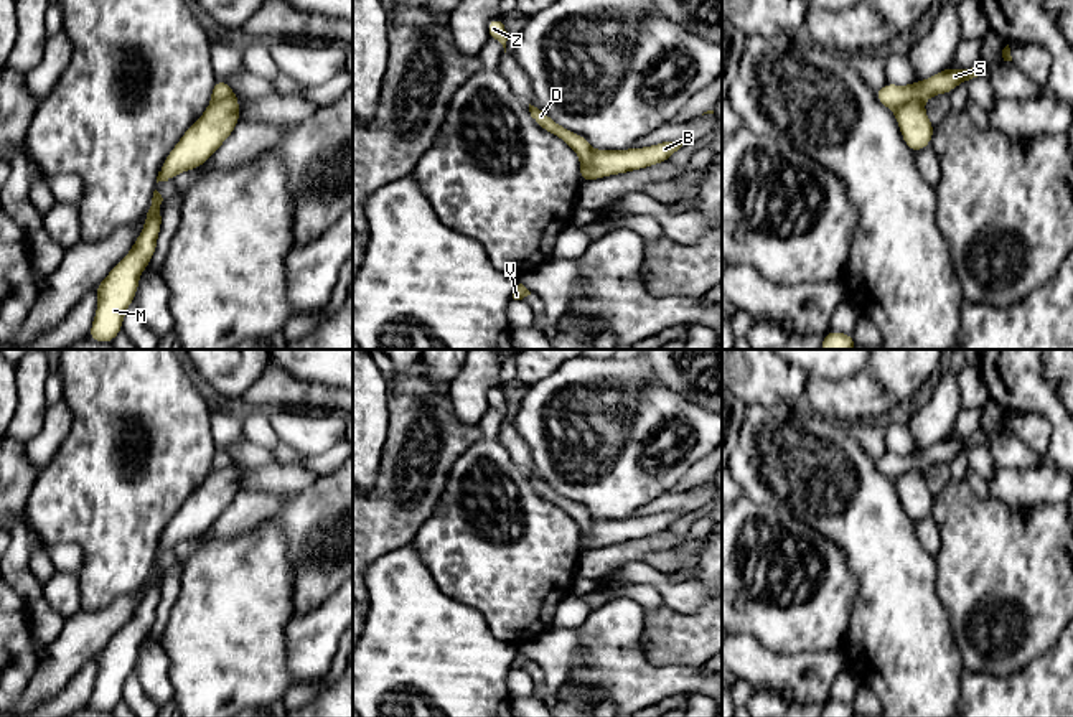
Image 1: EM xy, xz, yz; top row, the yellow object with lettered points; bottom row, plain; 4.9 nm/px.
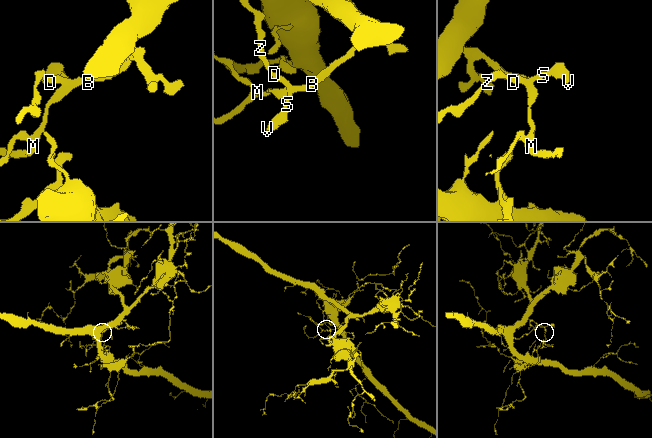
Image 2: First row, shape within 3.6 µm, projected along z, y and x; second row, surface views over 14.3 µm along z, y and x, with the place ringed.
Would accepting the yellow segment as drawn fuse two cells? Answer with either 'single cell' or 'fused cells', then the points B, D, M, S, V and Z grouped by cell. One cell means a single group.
single cell | B D M S V Z

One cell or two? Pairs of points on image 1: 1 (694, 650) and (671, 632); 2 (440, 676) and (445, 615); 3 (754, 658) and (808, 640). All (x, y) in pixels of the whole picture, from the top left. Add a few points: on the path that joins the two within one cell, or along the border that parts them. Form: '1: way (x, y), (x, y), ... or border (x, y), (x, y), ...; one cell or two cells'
1: way (689, 645), (676, 637); one cell
2: way (440, 661), (440, 630); one cell
3: border (739, 632), (752, 635), (775, 653), (811, 651); two cells

